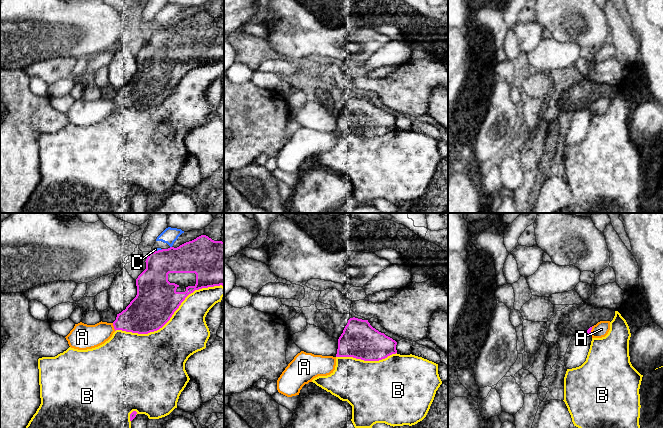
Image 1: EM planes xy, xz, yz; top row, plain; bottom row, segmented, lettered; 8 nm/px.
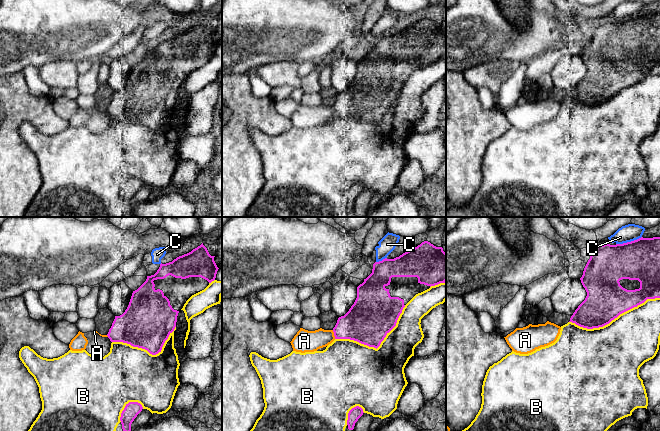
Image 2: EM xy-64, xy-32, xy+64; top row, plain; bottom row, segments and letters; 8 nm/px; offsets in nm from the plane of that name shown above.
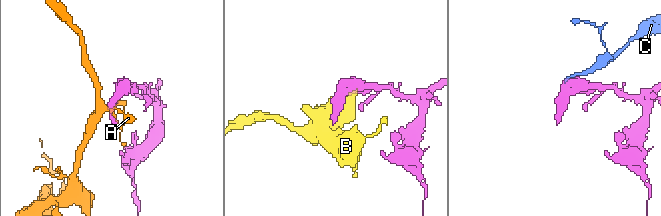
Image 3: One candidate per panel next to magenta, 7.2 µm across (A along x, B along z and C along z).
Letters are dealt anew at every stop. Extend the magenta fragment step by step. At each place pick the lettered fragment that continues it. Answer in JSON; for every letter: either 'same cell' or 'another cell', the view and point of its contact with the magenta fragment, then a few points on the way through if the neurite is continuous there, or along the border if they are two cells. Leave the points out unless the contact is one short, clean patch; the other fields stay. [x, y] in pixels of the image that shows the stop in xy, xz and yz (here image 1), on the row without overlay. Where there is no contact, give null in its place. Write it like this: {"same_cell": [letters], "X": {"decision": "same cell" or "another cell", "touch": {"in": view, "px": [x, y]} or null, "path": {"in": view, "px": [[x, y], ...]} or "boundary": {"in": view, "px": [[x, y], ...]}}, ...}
{"same_cell": [], "A": {"decision": "another cell", "touch": {"in": "xy", "px": [114, 103]}}, "B": {"decision": "another cell", "touch": {"in": "xy", "px": [171, 92]}}, "C": {"decision": "another cell", "touch": {"in": "xy", "px": [158, 26]}}}

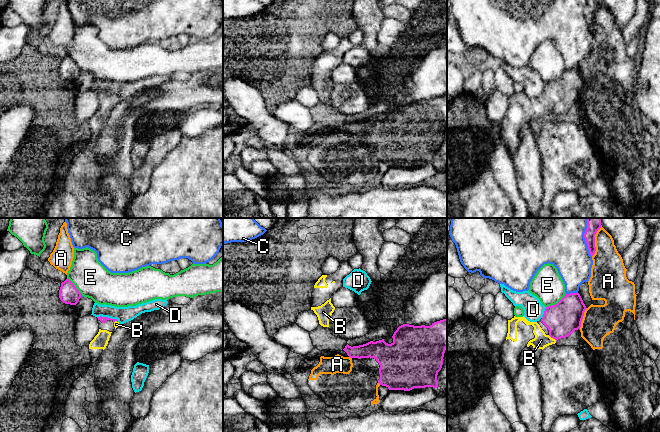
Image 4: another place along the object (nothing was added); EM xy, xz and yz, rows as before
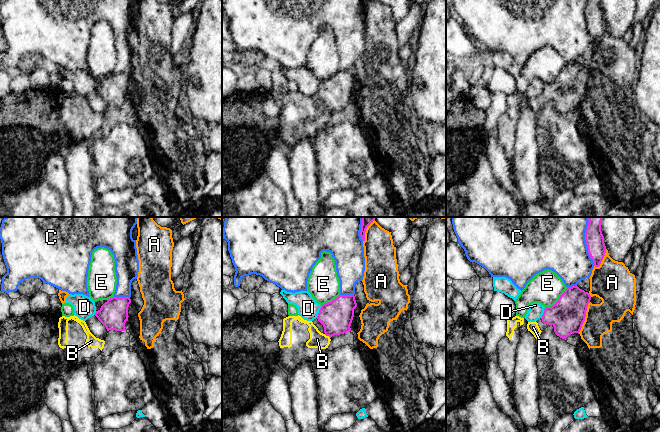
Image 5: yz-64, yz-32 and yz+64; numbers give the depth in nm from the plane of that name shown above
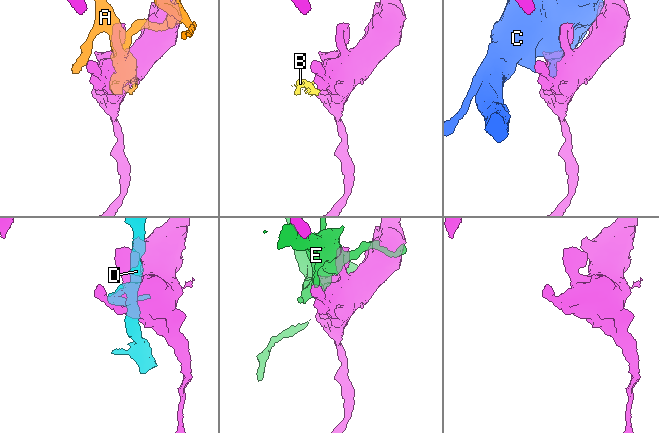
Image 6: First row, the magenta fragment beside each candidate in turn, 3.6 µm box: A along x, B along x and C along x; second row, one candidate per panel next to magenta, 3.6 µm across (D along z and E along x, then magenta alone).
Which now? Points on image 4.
{"same_cell": ["B"], "A": {"decision": "another cell", "touch": {"in": "yz", "px": [594, 17]}}, "B": {"decision": "same cell", "touch": {"in": "yz", "px": [552, 113]}, "path": {"in": "yz", "px": [[562, 95], [560, 102], [552, 113], [547, 116], [541, 116]]}}, "C": {"decision": "another cell", "touch": {"in": "yz", "px": [585, 16]}}, "D": {"decision": "another cell", "touch": {"in": "xy", "px": [107, 93]}}, "E": {"decision": "another cell", "touch": {"in": "yz", "px": [557, 79]}}}

